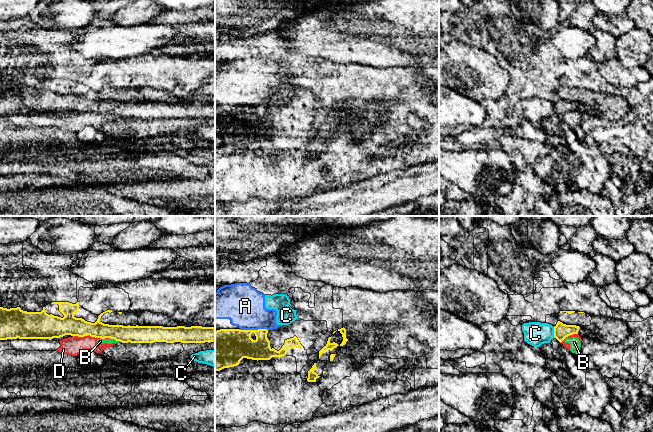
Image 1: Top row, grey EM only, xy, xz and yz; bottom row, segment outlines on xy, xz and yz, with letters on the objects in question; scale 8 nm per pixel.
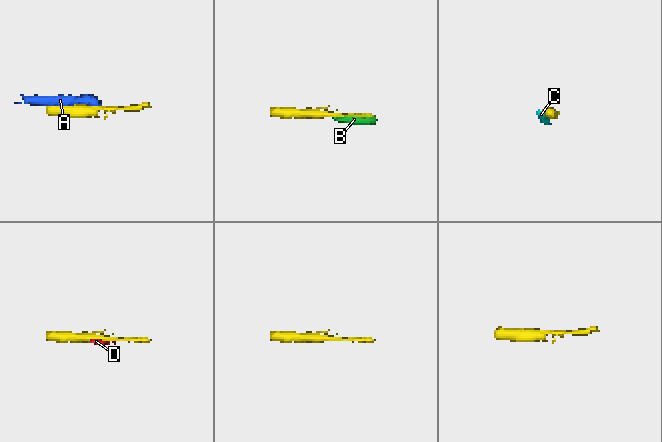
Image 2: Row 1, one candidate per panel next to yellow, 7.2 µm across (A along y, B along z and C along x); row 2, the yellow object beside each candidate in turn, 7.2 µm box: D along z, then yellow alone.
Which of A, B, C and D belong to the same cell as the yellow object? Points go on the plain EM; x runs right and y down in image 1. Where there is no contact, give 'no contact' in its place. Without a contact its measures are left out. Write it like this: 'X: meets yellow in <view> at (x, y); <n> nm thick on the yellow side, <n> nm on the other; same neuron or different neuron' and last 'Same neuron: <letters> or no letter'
A: meets yellow in xz at (254, 106); 300 nm thick on the yellow side, 320 nm on the other; different neuron
B: meets yellow in xy at (118, 116); 140 nm thick on the yellow side, 50 nm on the other; different neuron
C: meets yellow in yz at (554, 108); 120 nm thick on the yellow side, 190 nm on the other; different neuron
D: meets yellow in xy at (87, 111); 170 nm thick on the yellow side, 150 nm on the other; different neuron
Same neuron: no letter

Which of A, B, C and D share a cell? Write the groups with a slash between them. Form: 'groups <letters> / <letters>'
groups A C / B D

